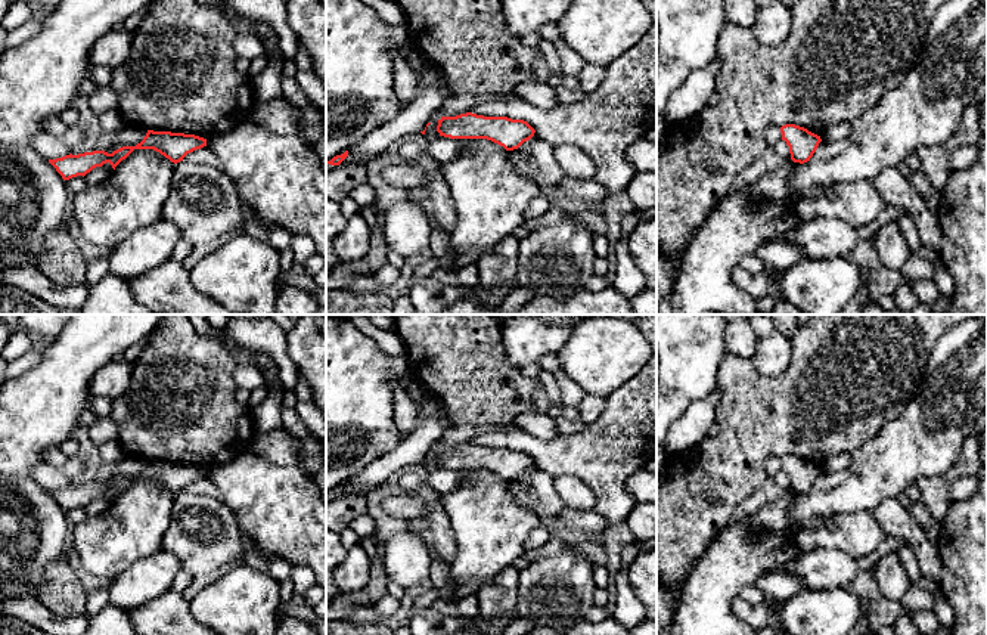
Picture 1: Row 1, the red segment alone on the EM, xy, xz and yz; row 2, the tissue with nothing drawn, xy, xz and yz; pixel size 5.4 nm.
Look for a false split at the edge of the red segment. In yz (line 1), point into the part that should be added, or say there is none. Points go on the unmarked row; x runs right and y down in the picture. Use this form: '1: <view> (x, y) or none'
1: none

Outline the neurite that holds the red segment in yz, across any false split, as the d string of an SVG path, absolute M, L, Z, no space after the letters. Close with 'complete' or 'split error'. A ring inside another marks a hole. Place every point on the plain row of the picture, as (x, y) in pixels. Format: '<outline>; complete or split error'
M795 455L782 456L780 464L782 471L785 471L789 477L791 490L800 495L810 492L819 474L822 473L820 467Z; complete

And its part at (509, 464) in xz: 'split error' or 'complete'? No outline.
complete

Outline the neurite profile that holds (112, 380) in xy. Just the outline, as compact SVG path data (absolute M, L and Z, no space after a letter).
M115 359L100 368L90 381L89 405L99 396L121 397L130 387L134 362Z

